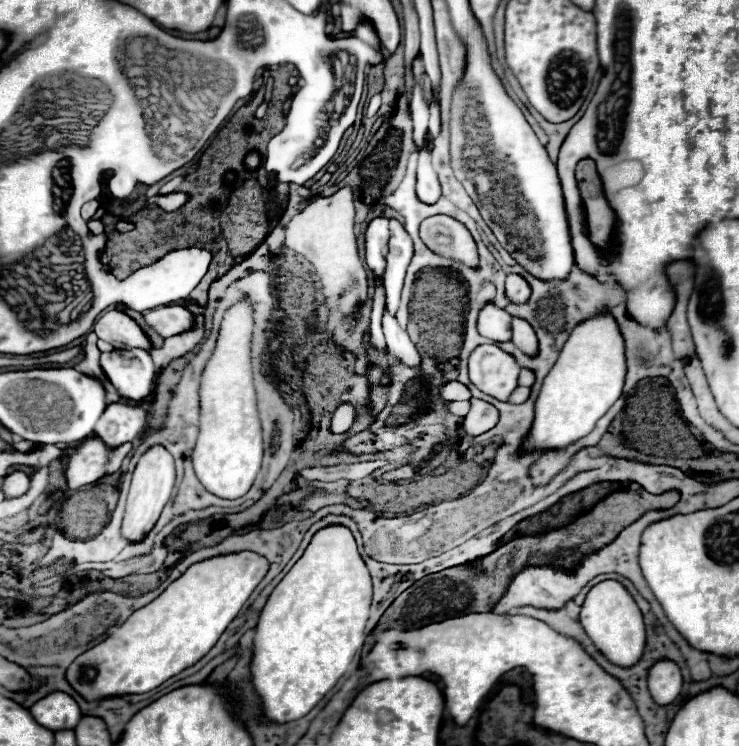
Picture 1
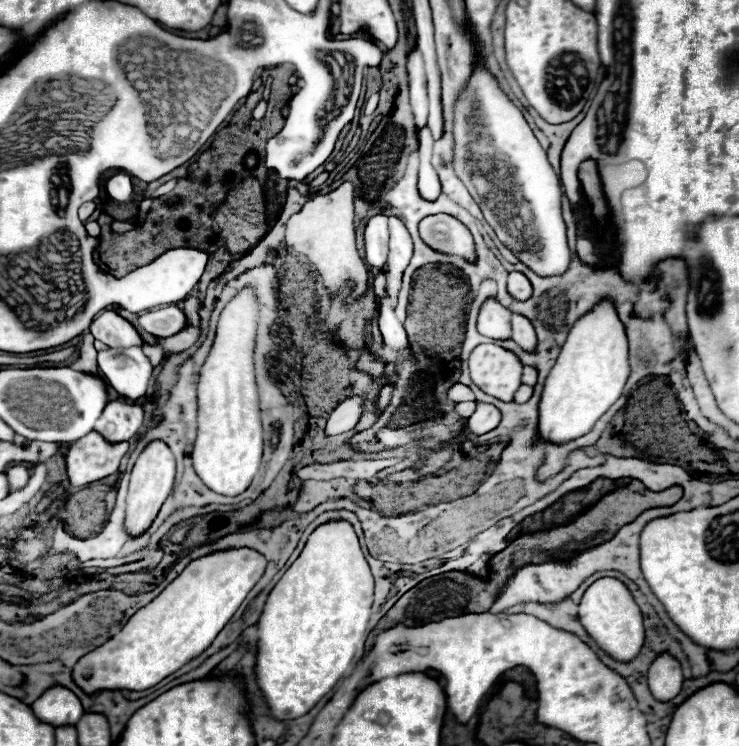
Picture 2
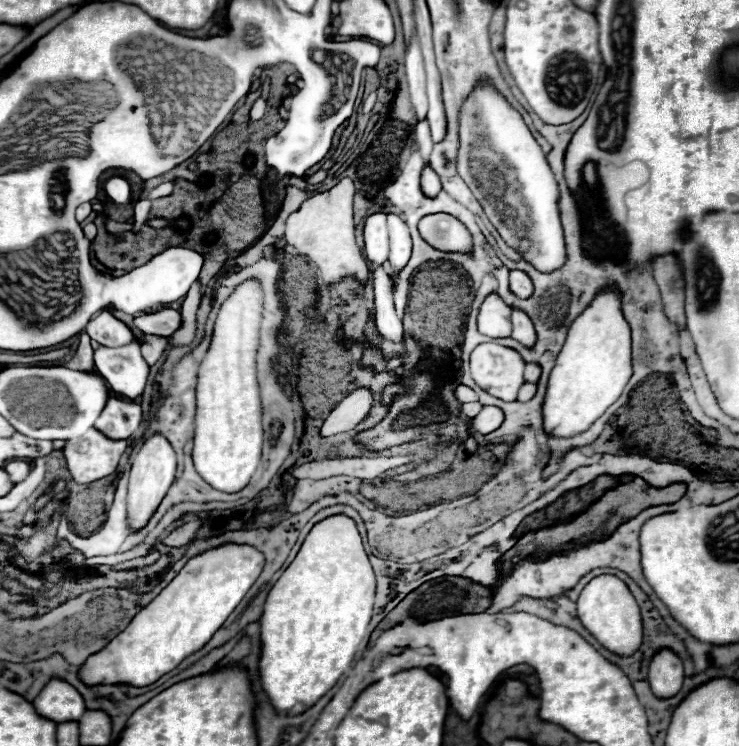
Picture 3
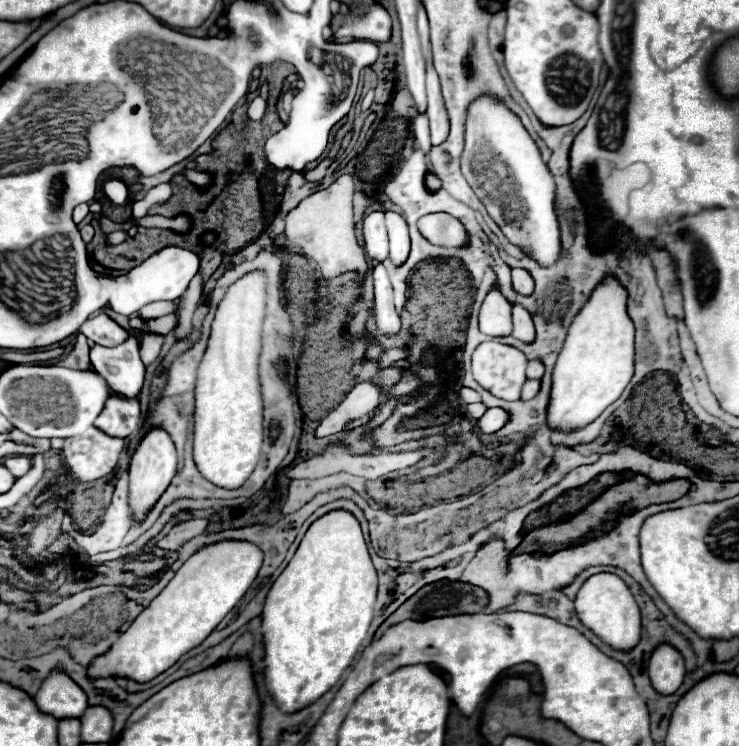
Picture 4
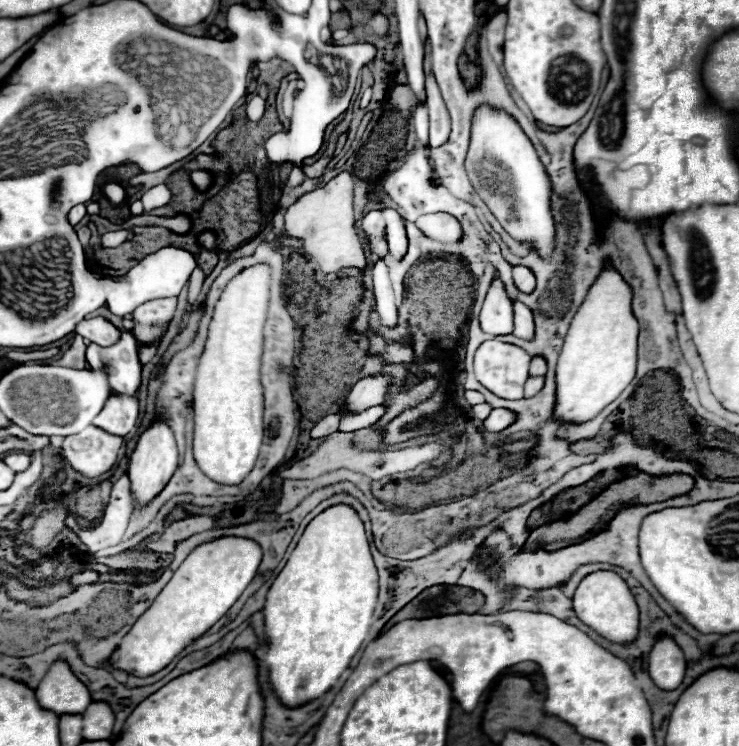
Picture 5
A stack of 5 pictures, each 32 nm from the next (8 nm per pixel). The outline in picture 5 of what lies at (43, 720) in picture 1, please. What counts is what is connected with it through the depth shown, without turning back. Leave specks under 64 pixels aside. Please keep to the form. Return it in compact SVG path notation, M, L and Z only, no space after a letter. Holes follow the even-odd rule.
M56 660L42 682L38 684L36 698L40 706L54 710L58 716L66 712L84 712L92 702L88 688L74 676L66 660Z

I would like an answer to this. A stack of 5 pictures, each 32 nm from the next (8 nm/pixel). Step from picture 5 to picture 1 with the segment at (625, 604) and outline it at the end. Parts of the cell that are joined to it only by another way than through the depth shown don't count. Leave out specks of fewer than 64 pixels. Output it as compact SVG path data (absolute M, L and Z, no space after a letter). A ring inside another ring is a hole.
M602 580L590 588L590 592L584 598L584 604L580 606L580 624L584 626L590 640L596 644L596 648L612 664L632 666L634 662L640 660L644 644L646 644L642 612L636 606L634 598L628 594L628 590L620 582Z

